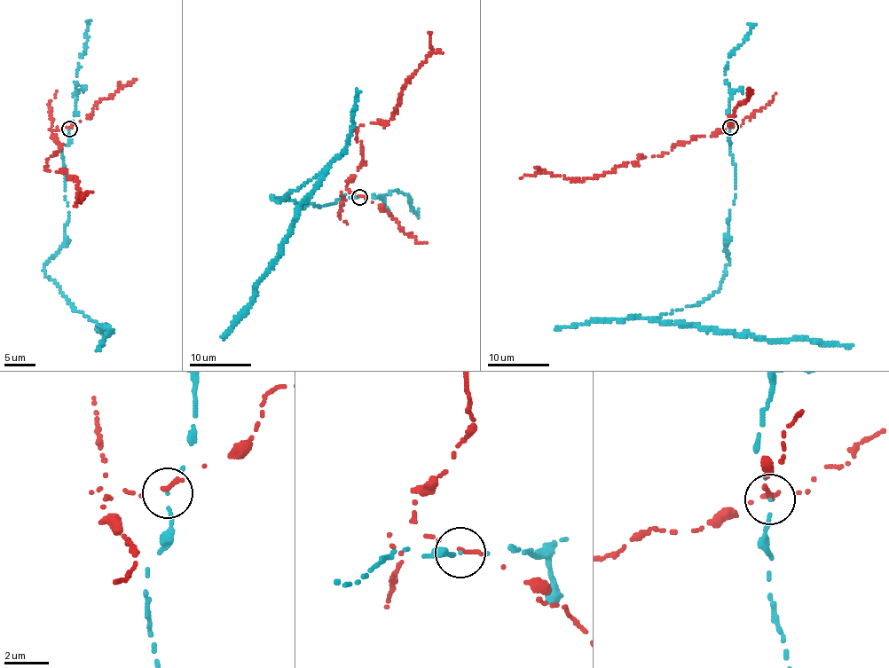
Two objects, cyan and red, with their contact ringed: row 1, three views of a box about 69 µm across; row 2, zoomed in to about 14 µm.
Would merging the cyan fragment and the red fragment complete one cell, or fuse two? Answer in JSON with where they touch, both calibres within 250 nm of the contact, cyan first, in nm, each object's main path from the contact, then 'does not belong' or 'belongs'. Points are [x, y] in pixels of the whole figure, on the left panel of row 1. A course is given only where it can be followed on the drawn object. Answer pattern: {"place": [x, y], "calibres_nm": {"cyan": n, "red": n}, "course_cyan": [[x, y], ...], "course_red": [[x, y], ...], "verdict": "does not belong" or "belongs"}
{"place": [69, 129], "calibres_nm": {"cyan": 100, "red": 200}, "course_cyan": [[68, 129], [70, 143], [63, 149], [66, 244], [44, 271], [74, 310], [109, 331], [98, 328]], "course_red": [[68, 128], [51, 131], [60, 148], [45, 167], [76, 180], [78, 200], [82, 197], [75, 207]], "verdict": "does not belong"}

